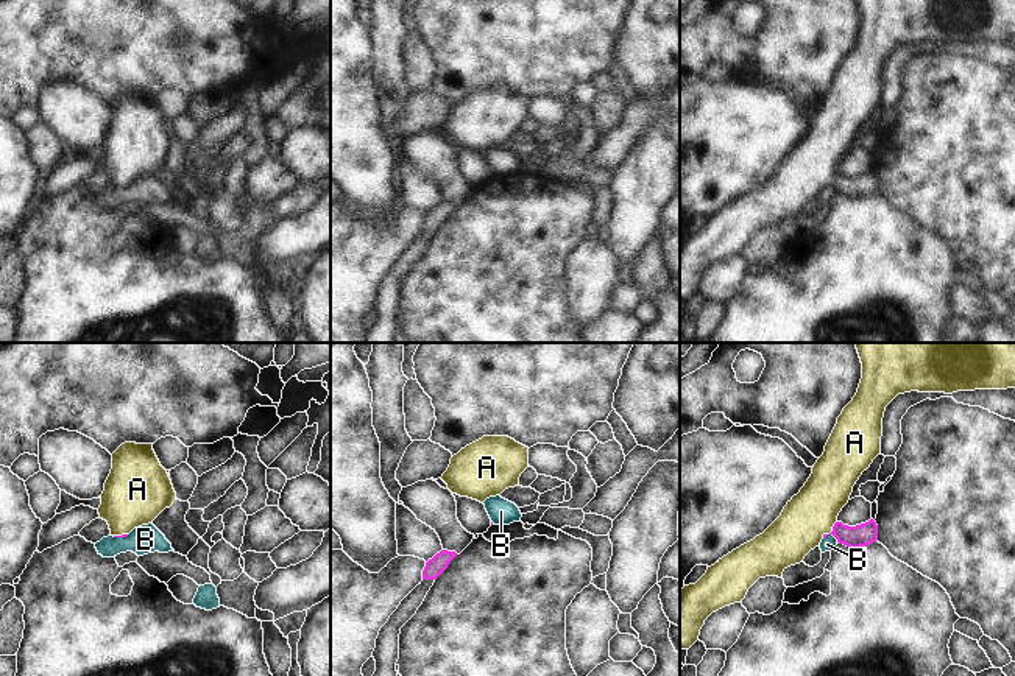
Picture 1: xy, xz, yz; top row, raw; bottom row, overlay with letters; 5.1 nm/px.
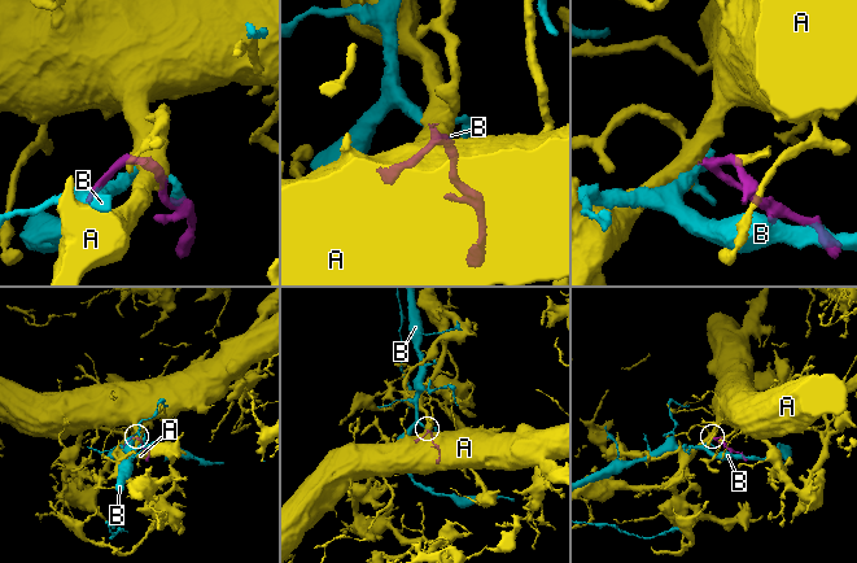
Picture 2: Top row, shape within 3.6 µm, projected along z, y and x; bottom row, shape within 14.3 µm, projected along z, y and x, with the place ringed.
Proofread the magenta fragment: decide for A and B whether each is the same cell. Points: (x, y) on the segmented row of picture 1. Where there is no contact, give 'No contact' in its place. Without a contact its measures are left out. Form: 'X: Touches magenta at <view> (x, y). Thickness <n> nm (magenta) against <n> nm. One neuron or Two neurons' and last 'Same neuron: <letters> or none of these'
A: Touches magenta at yz (833, 530). Thickness 120 nm (magenta) against 260 nm. One neuron
B: Touches magenta at yz (831, 533). Thickness 120 nm (magenta) against 70 nm. Two neurons
Same neuron: A

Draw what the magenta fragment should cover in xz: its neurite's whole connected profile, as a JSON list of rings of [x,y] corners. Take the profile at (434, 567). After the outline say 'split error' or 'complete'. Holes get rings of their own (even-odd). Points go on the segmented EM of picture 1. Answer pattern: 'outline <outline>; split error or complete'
outline [[[441,550],[432,559],[426,562],[423,570],[424,579],[437,579],[449,565],[449,562],[457,556],[455,551]]]; complete

